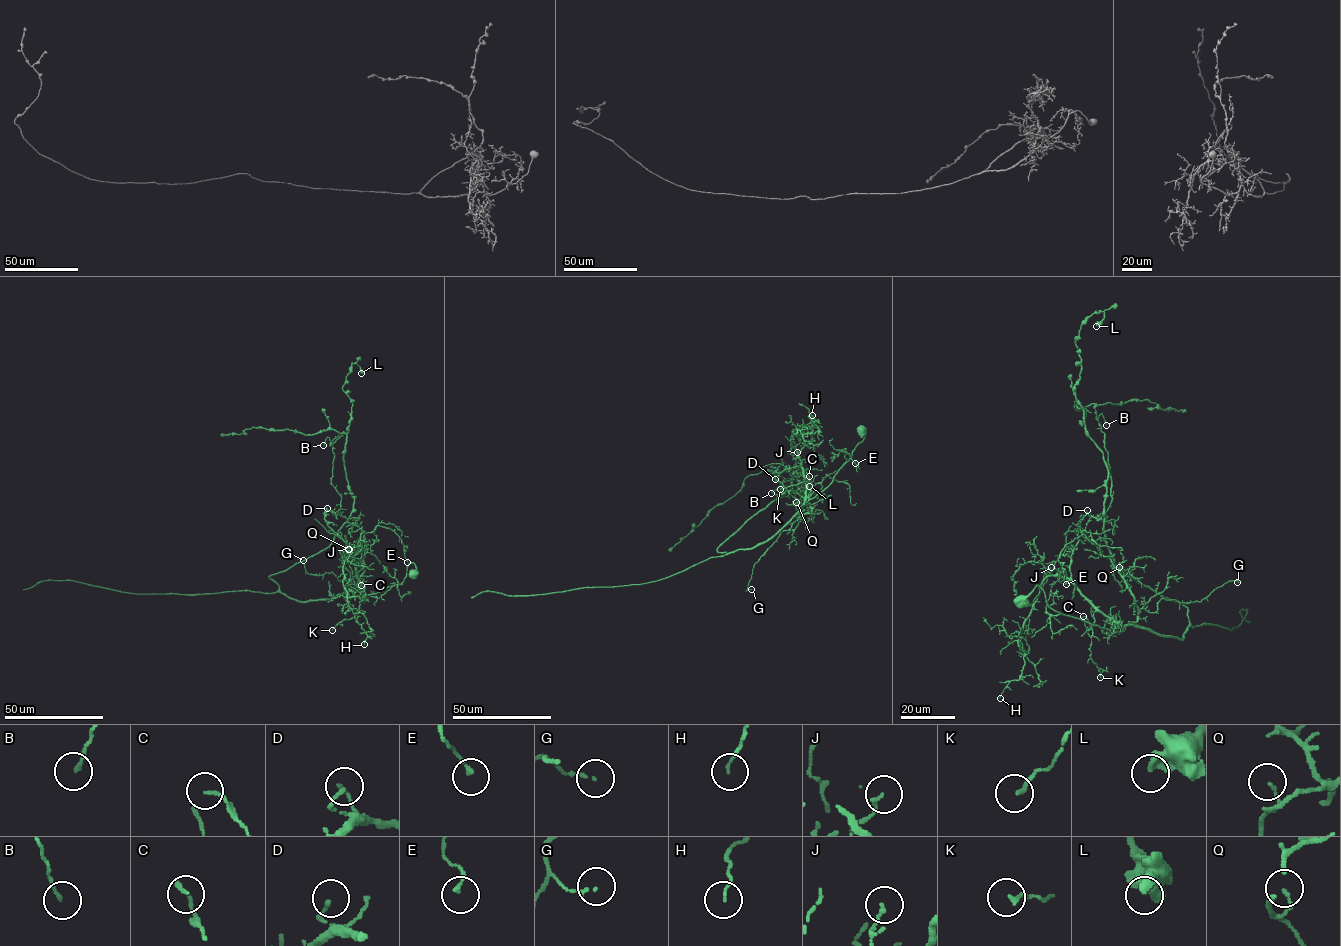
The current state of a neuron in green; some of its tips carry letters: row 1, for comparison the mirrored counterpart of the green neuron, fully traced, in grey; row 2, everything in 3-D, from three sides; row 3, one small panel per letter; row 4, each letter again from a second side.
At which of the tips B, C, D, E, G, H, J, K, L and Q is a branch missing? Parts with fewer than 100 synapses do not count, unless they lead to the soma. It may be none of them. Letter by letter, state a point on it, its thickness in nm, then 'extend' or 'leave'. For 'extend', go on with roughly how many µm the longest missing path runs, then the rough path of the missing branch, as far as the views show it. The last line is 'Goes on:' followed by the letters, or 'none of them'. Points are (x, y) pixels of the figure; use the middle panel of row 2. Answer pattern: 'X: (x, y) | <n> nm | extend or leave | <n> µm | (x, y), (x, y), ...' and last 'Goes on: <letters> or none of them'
B: (771, 493) | 140 nm | leave
C: (809, 476) | 100 nm | leave
D: (775, 479) | 130 nm | leave
E: (855, 463) | 150 nm | leave
G: (751, 589) | 110 nm | leave
H: (812, 415) | 80 nm | leave
J: (797, 452) | 150 nm | leave
K: (780, 489) | 160 nm | leave
L: (809, 486) | 460 nm | leave
Q: (796, 502) | 100 nm | leave
Goes on: none of them

